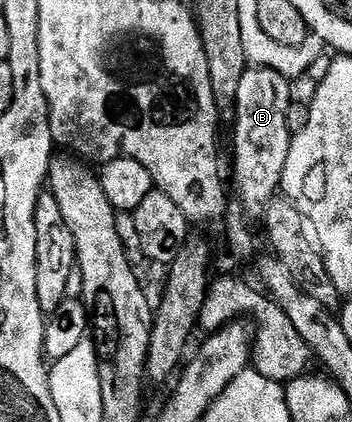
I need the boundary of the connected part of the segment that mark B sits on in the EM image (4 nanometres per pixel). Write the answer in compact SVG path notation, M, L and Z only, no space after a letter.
M256 66L246 69L243 73L243 81L239 81L235 100L237 124L233 127L233 187L237 190L237 199L245 211L255 210L257 203L261 203L260 205L272 203L278 194L291 142L289 85L291 85L290 80L280 75L275 69Z

